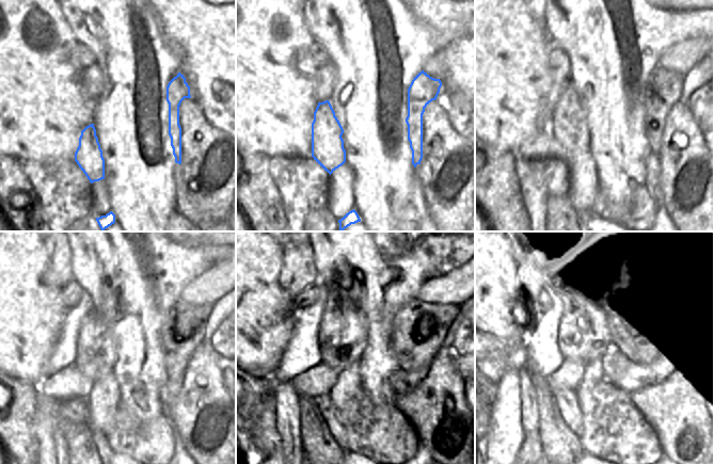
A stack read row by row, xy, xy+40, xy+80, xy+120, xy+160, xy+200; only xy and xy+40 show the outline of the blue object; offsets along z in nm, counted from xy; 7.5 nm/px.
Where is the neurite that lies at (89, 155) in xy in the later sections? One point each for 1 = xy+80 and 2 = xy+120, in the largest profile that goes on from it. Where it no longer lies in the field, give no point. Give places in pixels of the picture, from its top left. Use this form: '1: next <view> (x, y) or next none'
1: next xy+80 (569, 127)
2: next xy+120 (95, 358)

